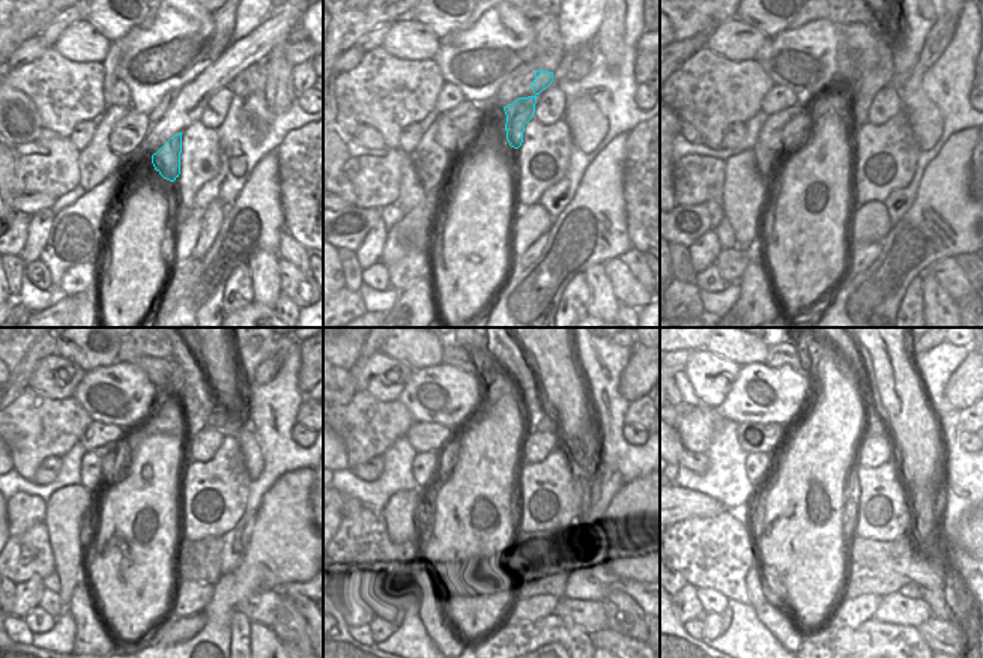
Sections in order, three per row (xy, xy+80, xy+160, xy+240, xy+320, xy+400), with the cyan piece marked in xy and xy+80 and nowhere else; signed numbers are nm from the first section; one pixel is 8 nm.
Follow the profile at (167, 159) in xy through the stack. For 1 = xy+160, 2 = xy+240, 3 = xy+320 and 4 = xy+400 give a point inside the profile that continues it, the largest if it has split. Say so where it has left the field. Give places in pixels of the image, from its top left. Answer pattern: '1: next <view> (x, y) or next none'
1: next xy+160 (871, 83)
2: next xy+240 (196, 401)
3: next xy+320 (511, 358)
4: next xy+400 (852, 358)

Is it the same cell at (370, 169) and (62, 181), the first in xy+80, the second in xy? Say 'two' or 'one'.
one

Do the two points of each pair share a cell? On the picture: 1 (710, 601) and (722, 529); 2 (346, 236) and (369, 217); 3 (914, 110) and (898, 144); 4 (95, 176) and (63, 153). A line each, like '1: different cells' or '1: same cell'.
1: different cells
2: same cell
3: different cells
4: different cells

